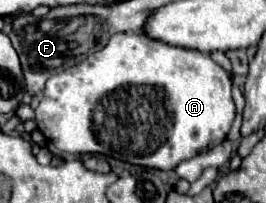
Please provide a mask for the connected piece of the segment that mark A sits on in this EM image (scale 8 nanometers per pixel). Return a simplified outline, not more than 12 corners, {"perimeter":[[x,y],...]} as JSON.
{"perimeter":[[116,32],[48,78],[66,154],[174,170],[222,144],[208,54]]}

